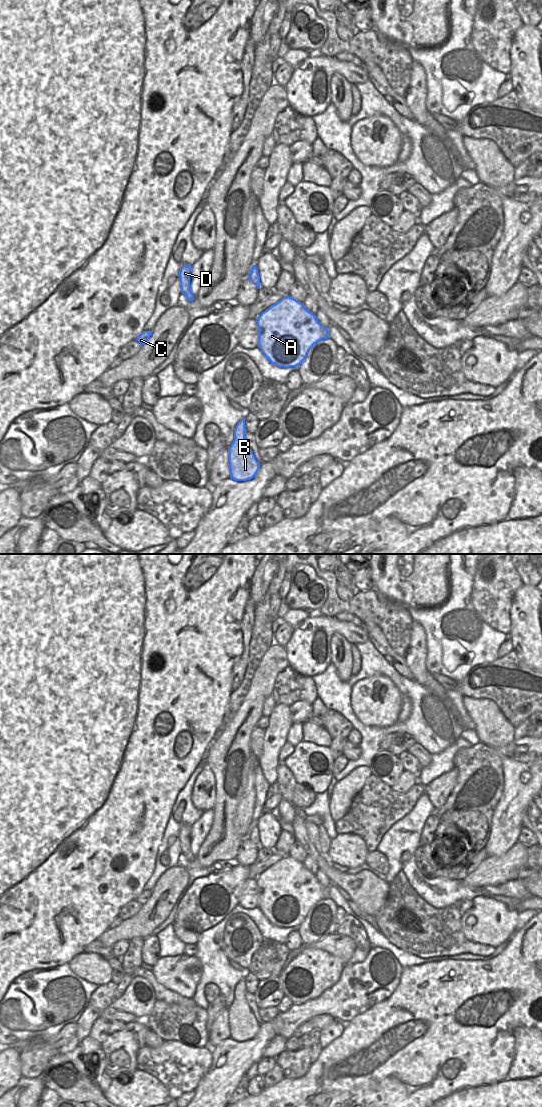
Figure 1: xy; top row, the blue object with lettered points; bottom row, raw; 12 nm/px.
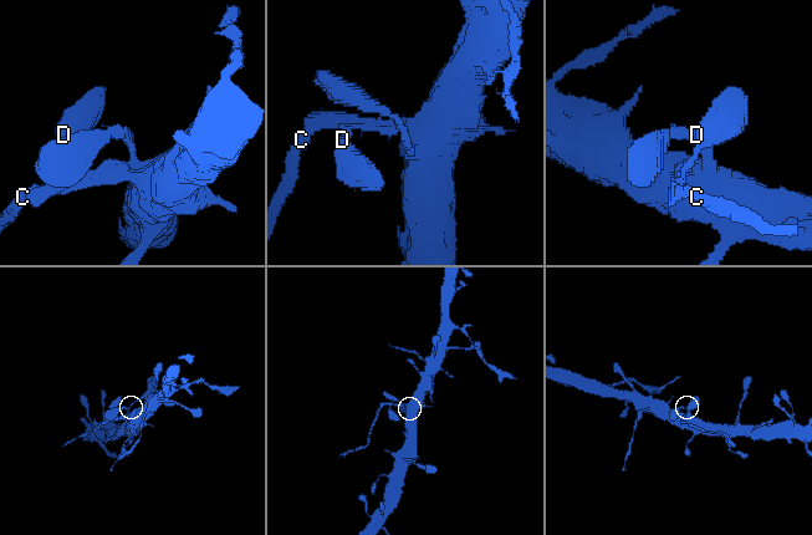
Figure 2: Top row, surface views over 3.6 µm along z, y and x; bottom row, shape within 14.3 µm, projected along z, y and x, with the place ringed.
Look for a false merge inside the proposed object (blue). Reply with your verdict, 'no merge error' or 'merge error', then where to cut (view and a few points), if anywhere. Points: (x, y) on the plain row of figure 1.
merge error; cut in xy along (142, 892), (148, 898)

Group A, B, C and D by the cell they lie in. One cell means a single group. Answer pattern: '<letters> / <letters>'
A B D / C

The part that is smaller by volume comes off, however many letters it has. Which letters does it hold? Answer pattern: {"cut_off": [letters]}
{"cut_off": ["C"]}

